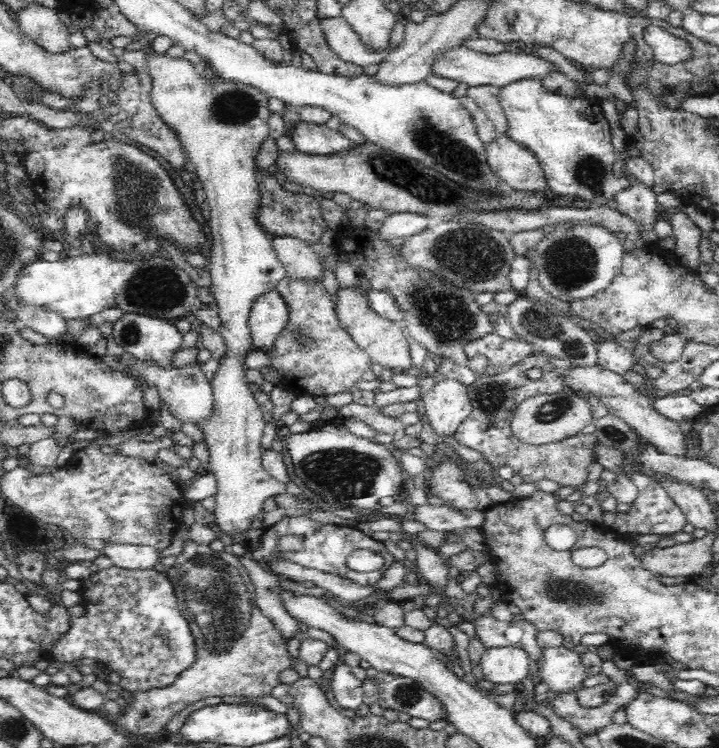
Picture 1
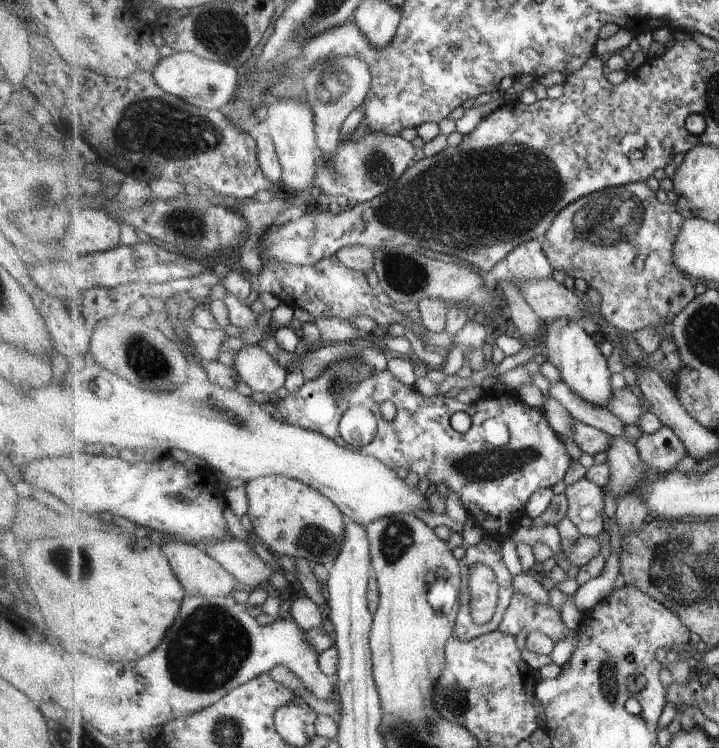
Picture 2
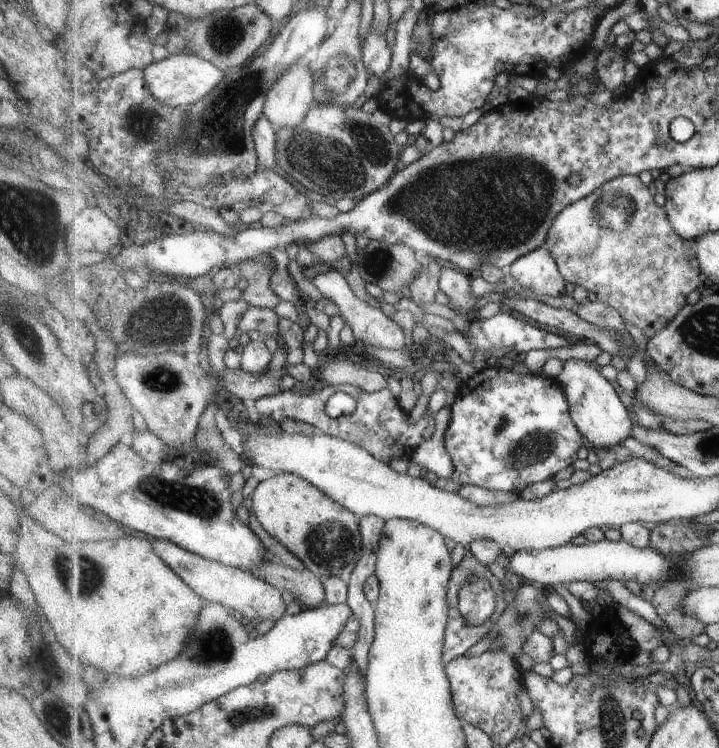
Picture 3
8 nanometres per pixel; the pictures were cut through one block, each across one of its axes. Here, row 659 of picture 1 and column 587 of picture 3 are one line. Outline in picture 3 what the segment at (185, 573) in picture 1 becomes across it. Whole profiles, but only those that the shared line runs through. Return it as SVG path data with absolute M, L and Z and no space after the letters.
M625 175L605 182L595 190L559 212L545 242L546 249L558 263L567 282L594 292L597 300L616 308L621 316L642 330L648 340L669 326L687 306L687 296L701 284L701 264L694 241L677 234L662 200L649 192L637 175Z

